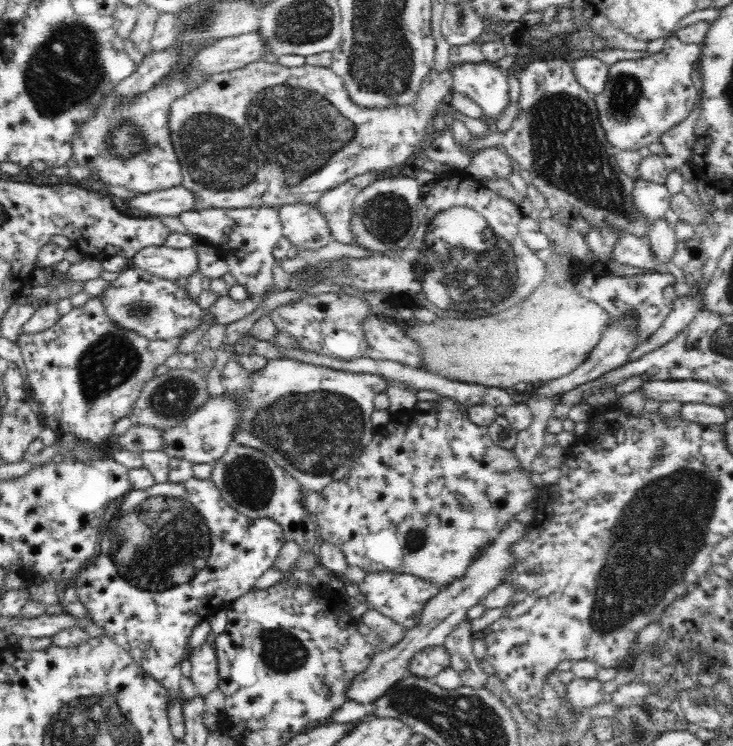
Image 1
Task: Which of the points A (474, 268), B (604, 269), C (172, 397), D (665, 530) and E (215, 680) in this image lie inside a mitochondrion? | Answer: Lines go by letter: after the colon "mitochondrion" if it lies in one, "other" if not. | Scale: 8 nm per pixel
A: mitochondrion
B: other
C: mitochondrion
D: mitochondrion
E: other

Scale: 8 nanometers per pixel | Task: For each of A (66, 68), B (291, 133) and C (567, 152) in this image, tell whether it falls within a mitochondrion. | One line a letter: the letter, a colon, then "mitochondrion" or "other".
A: mitochondrion
B: mitochondrion
C: mitochondrion

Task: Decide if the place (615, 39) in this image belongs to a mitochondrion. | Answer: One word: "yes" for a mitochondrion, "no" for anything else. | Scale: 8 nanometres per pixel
no

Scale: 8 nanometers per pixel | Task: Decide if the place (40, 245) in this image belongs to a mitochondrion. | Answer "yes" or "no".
no

